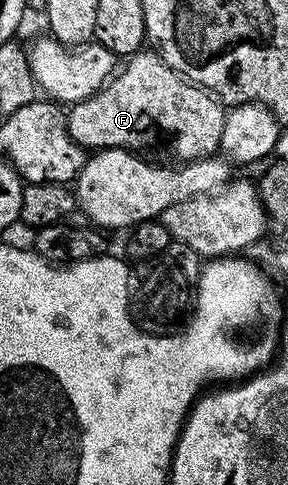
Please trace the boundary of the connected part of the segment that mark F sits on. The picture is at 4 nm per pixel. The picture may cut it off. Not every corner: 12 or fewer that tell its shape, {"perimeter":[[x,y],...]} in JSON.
{"perimeter":[[140,50],[70,105],[84,150],[219,152],[225,108]]}

